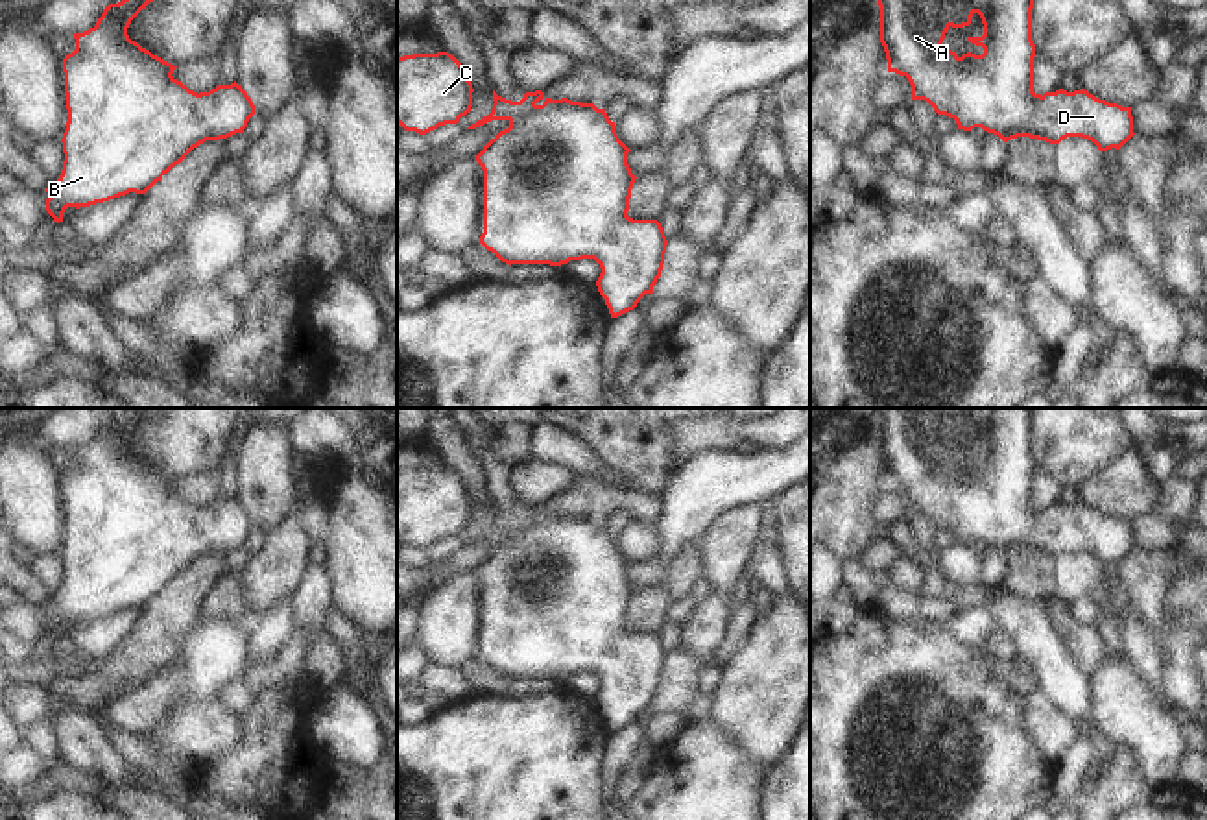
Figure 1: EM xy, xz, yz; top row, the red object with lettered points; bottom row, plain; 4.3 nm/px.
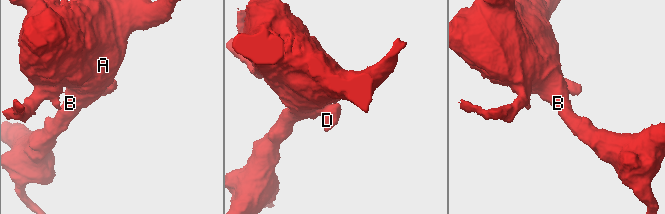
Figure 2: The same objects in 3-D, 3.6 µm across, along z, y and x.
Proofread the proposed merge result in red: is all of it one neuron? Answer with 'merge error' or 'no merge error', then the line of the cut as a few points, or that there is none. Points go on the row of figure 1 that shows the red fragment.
no merge error; cut none

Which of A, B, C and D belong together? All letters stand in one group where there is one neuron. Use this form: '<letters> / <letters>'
A B C D

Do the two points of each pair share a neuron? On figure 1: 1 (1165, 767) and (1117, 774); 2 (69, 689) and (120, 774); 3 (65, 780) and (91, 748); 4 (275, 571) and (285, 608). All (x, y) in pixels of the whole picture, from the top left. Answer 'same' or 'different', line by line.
1: different
2: different
3: different
4: different

